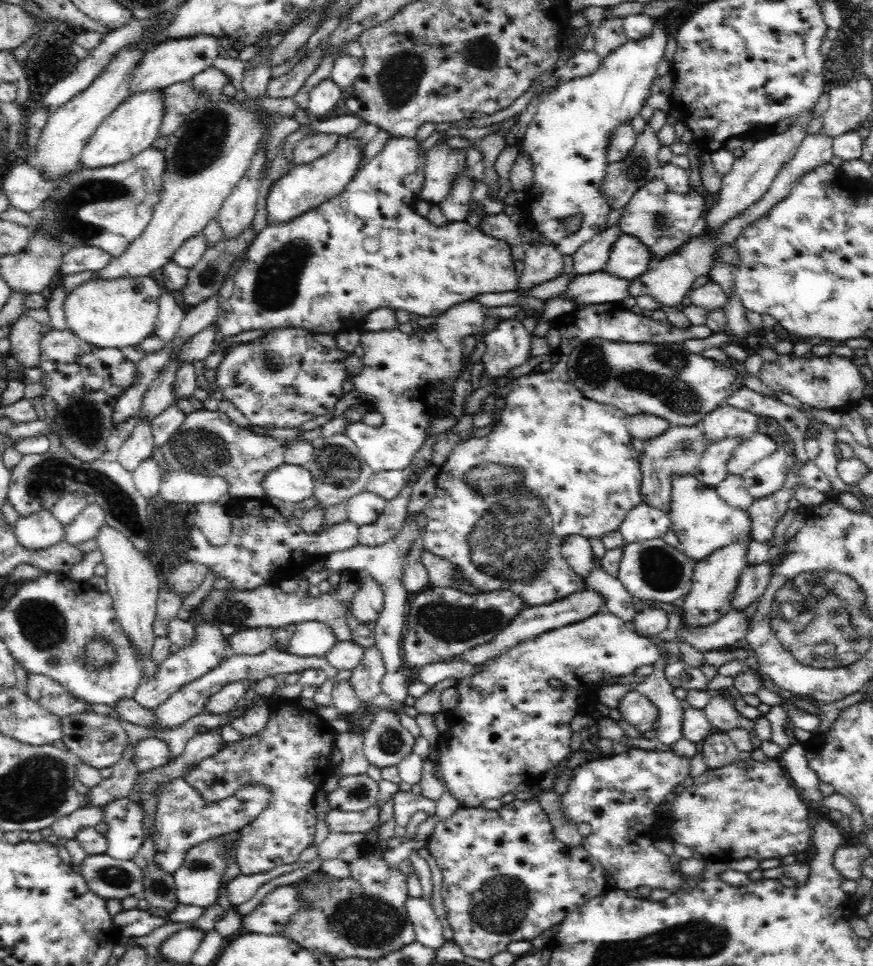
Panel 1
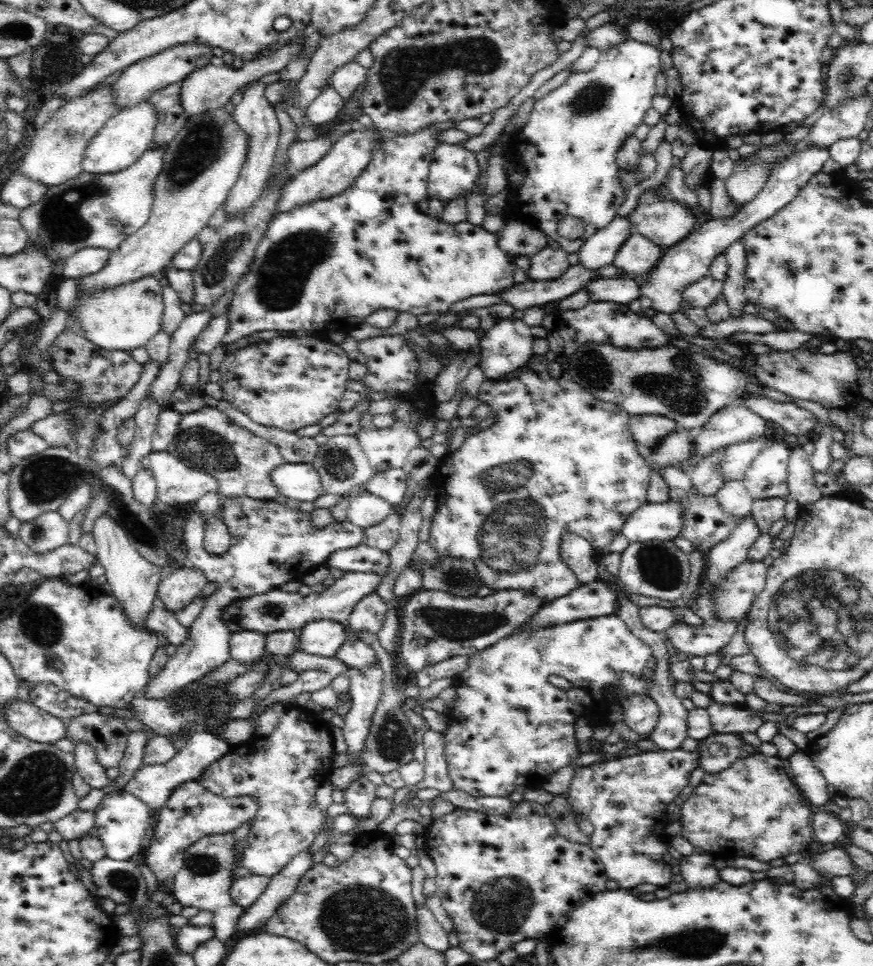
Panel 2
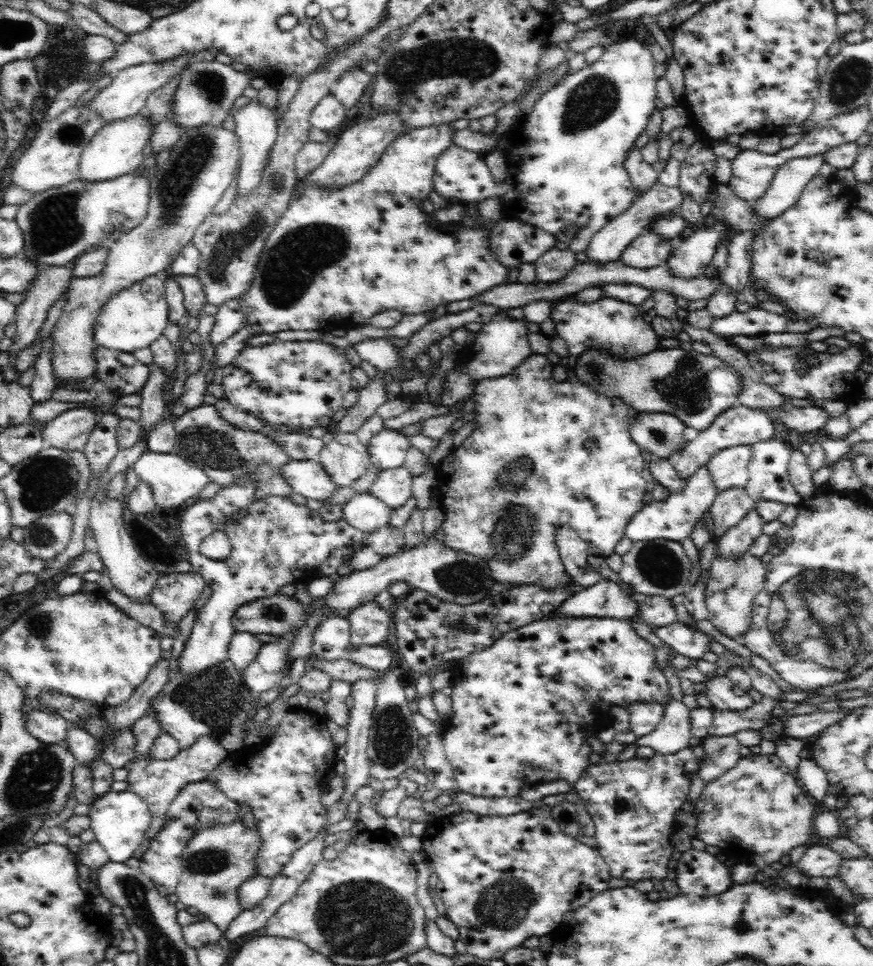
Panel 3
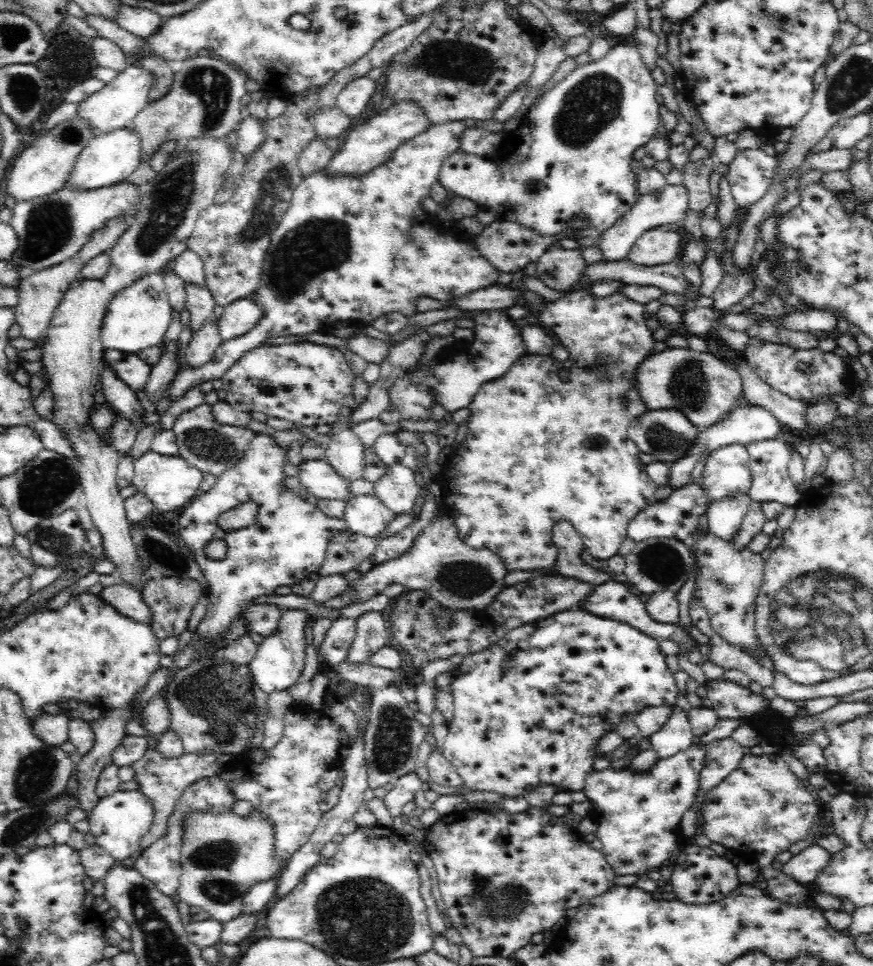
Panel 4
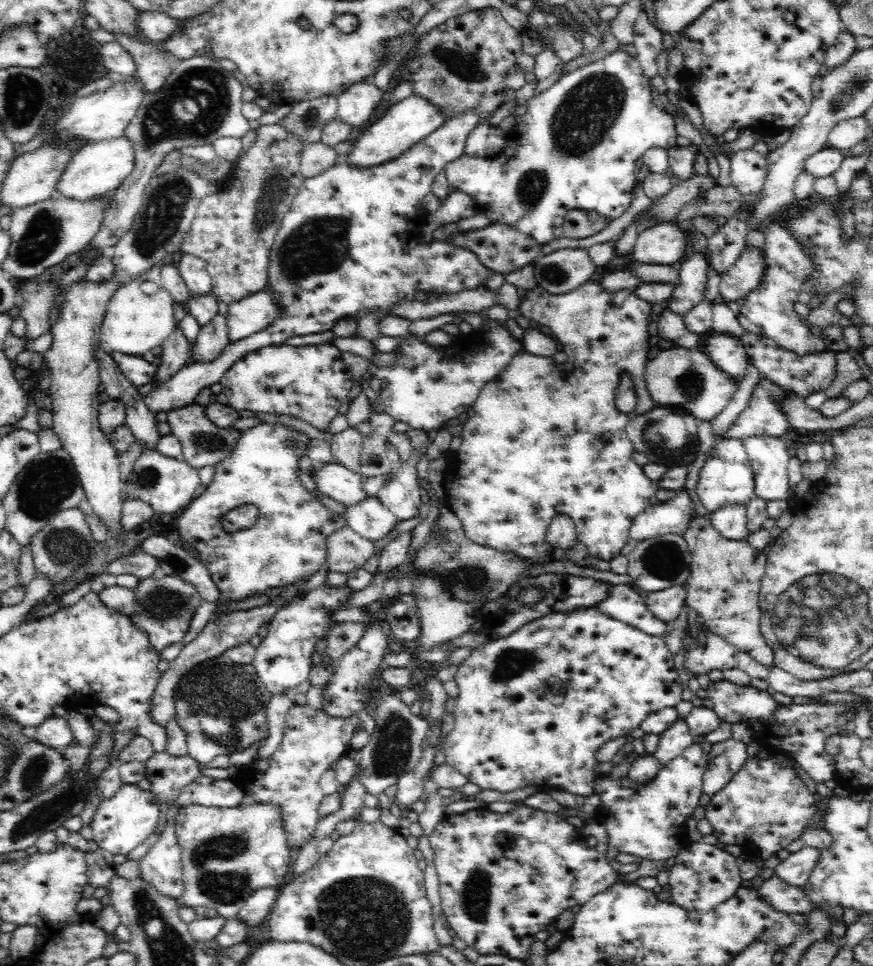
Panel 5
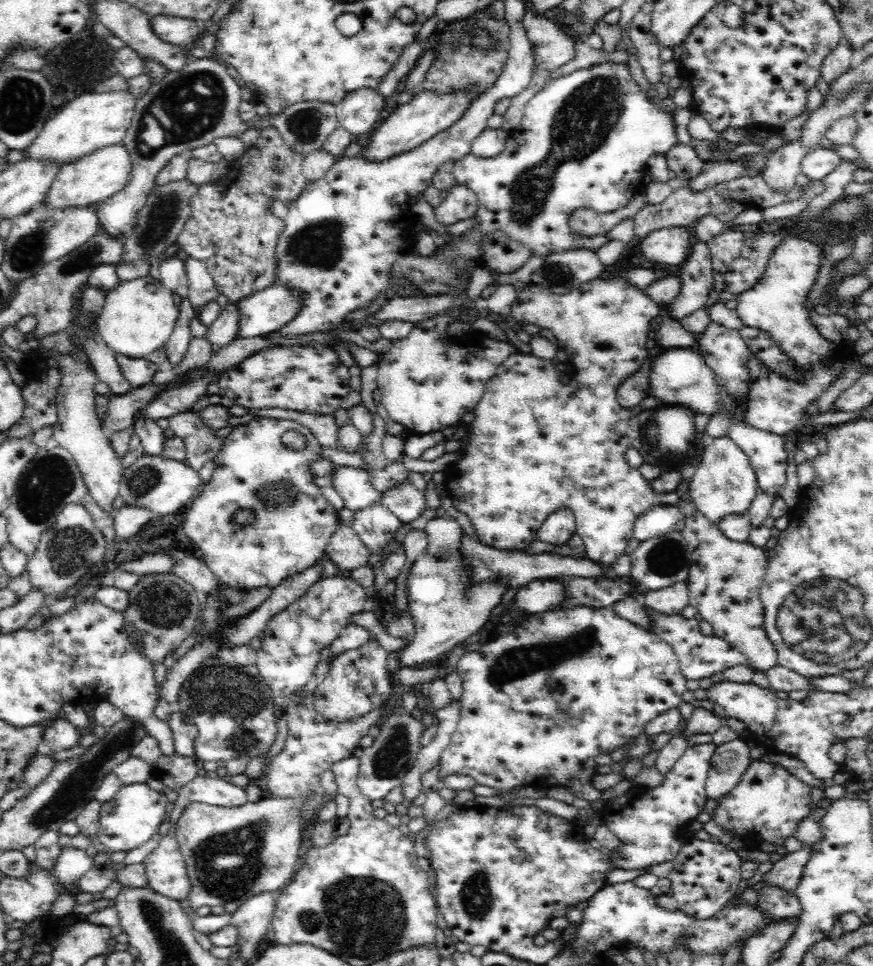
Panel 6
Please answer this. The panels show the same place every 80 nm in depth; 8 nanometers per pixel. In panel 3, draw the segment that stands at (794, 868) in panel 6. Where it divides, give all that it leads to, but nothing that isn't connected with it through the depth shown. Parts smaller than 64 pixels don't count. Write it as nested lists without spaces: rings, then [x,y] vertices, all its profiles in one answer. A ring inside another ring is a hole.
[[[809,845],[804,856],[797,862],[803,874],[808,876],[837,876],[841,862],[844,860],[829,846]]]

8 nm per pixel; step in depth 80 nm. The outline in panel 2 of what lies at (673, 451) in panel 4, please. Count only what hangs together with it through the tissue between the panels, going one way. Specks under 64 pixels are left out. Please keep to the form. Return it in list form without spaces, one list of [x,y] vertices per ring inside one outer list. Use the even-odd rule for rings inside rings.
[[[634,415],[630,417],[628,429],[633,439],[648,448],[654,448],[658,442],[676,429],[676,423],[666,416]]]

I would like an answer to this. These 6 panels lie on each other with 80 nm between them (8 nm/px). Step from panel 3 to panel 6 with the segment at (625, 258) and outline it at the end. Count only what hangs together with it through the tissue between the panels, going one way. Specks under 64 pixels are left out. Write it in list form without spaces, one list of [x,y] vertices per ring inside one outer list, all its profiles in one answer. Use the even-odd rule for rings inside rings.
[[[667,226],[648,234],[640,240],[641,258],[668,267],[687,260],[693,243],[692,234],[686,227]]]

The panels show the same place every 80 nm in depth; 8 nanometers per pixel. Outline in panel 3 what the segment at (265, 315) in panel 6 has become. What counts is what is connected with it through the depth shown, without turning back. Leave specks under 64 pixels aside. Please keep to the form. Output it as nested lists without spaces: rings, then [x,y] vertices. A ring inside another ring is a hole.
[[[232,298],[229,301],[224,302],[218,307],[218,311],[214,314],[214,324],[210,330],[210,345],[214,349],[225,342],[232,334],[242,328],[246,320],[246,315],[244,315],[244,309],[242,305],[238,302],[238,299]]]

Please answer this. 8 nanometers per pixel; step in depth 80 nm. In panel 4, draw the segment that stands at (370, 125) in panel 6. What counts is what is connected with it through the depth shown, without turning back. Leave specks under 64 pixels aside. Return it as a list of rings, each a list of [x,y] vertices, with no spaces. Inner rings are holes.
[[[367,75],[358,76],[352,82],[344,84],[344,88],[338,93],[335,104],[344,114],[353,119],[354,116],[359,116],[366,108],[374,90],[376,90],[374,79]]]

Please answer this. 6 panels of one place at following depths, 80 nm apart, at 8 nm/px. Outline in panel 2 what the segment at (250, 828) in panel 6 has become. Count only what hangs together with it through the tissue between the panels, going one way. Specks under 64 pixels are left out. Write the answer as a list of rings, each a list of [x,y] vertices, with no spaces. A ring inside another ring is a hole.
[[[214,834],[214,836],[206,836],[196,841],[184,855],[184,866],[174,876],[173,897],[175,902],[180,902],[182,906],[193,906],[200,910],[208,910],[214,914],[213,926],[216,938],[220,938],[226,943],[237,932],[237,922],[242,916],[243,910],[239,909],[237,904],[232,902],[230,897],[230,884],[232,884],[232,866],[234,866],[234,838],[230,834]]]

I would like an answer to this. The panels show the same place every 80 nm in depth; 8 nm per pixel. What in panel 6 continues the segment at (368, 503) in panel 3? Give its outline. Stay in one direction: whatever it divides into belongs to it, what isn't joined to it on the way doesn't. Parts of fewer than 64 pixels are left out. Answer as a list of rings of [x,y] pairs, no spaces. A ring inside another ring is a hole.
[[[379,501],[366,508],[354,510],[350,526],[373,553],[394,537],[402,523]]]

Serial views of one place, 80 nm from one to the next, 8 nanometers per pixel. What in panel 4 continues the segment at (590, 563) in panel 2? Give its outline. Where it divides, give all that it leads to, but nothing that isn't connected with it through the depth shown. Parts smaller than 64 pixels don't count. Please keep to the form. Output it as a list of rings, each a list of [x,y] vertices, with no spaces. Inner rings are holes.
[[[557,522],[552,529],[552,540],[557,548],[555,571],[560,575],[594,586],[613,578],[611,572],[595,569],[582,559],[585,544],[570,522]]]

